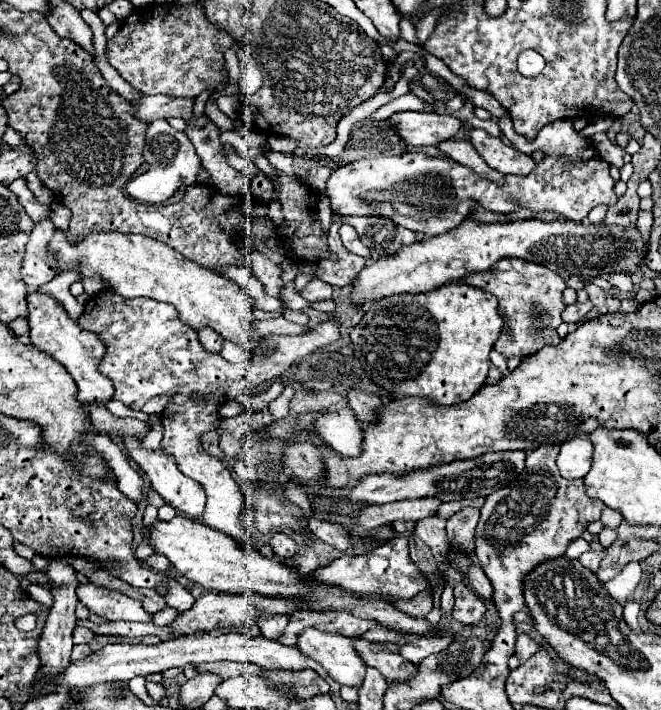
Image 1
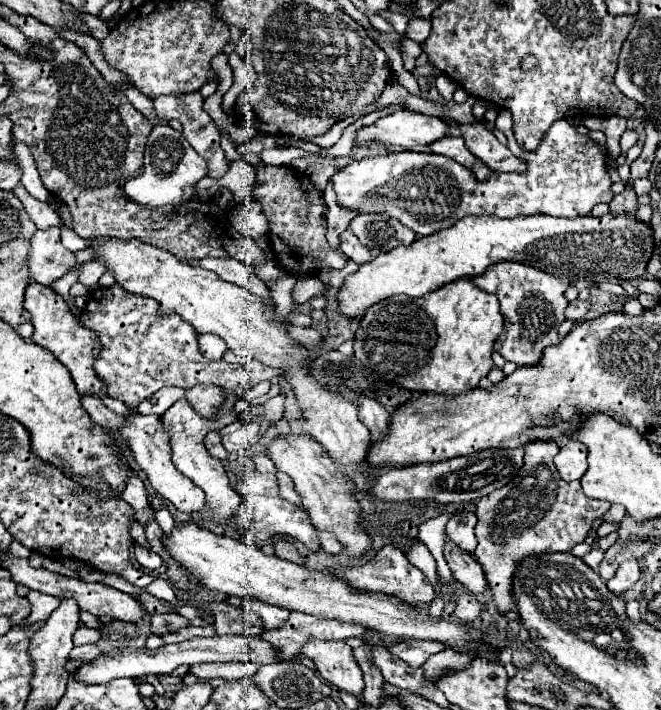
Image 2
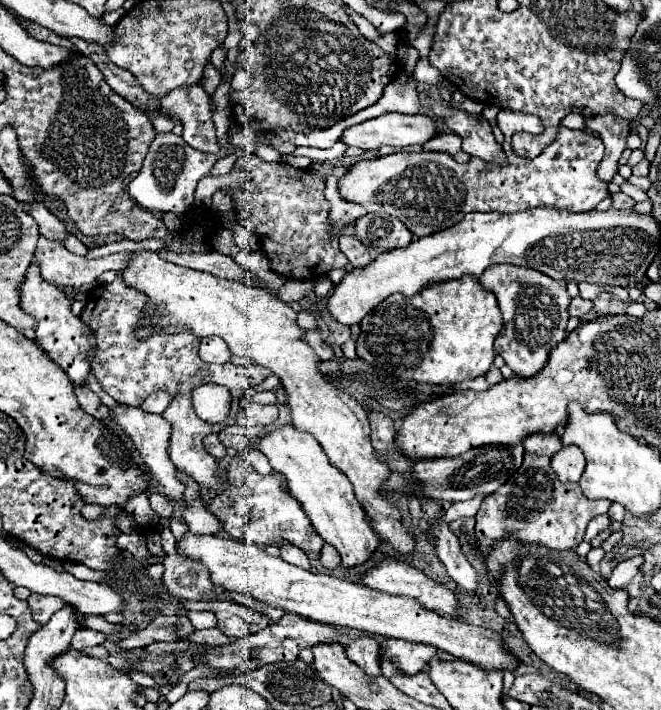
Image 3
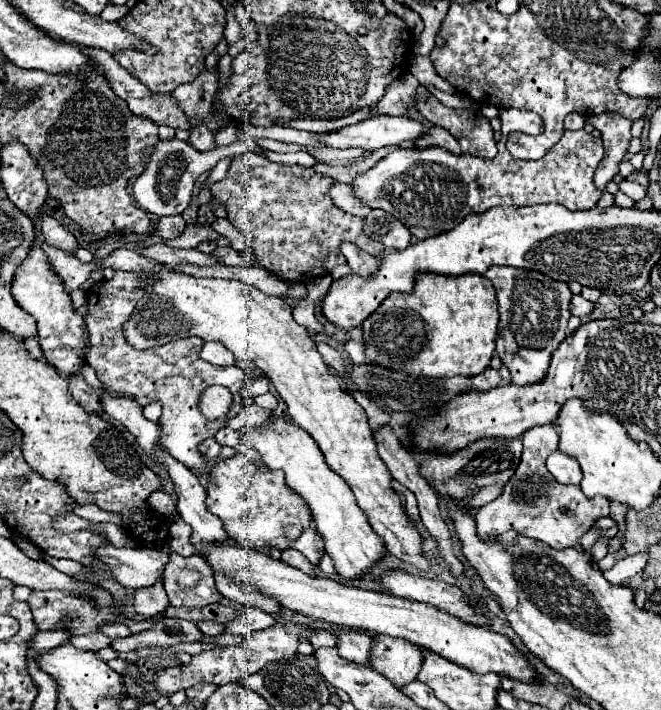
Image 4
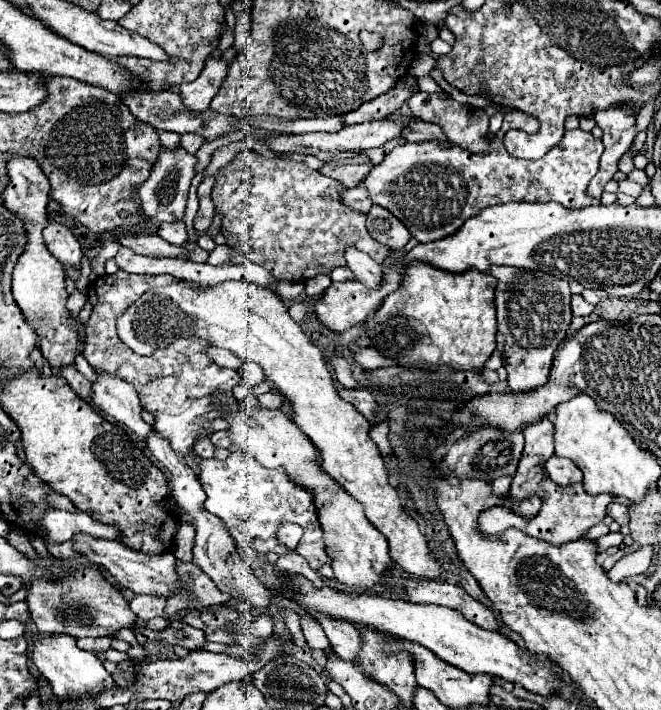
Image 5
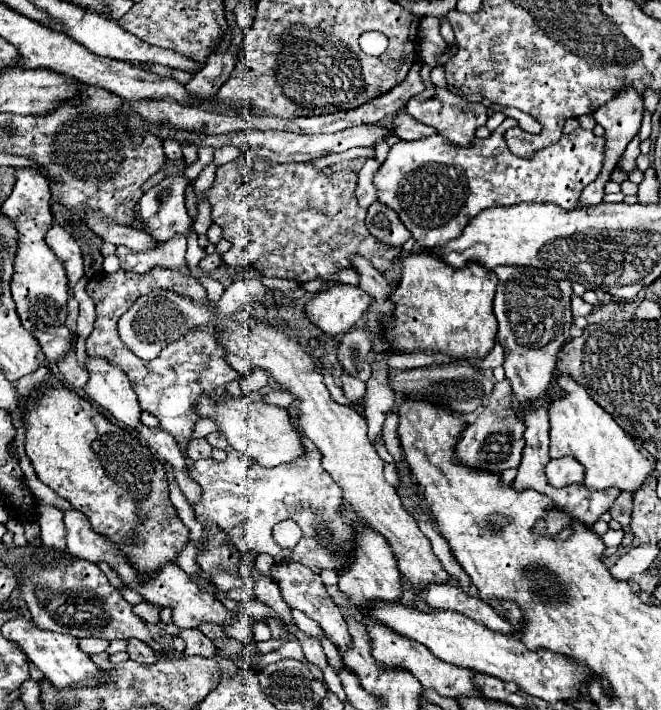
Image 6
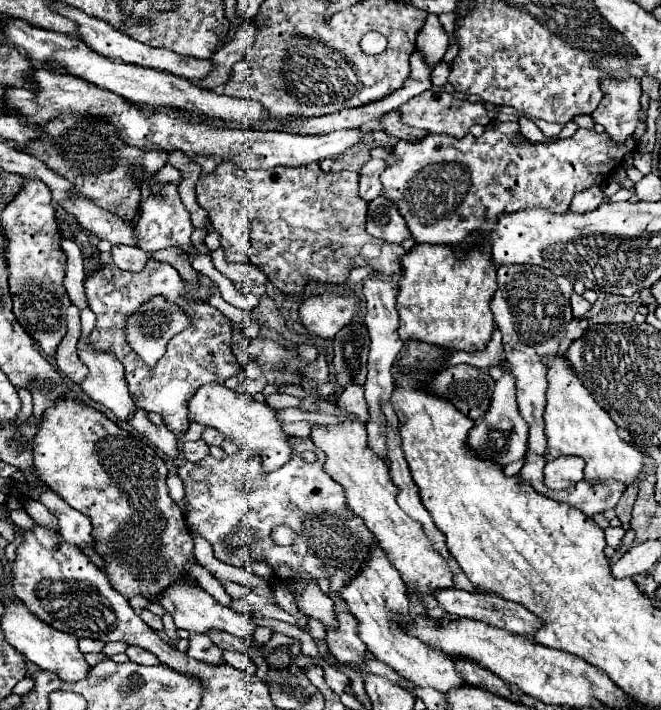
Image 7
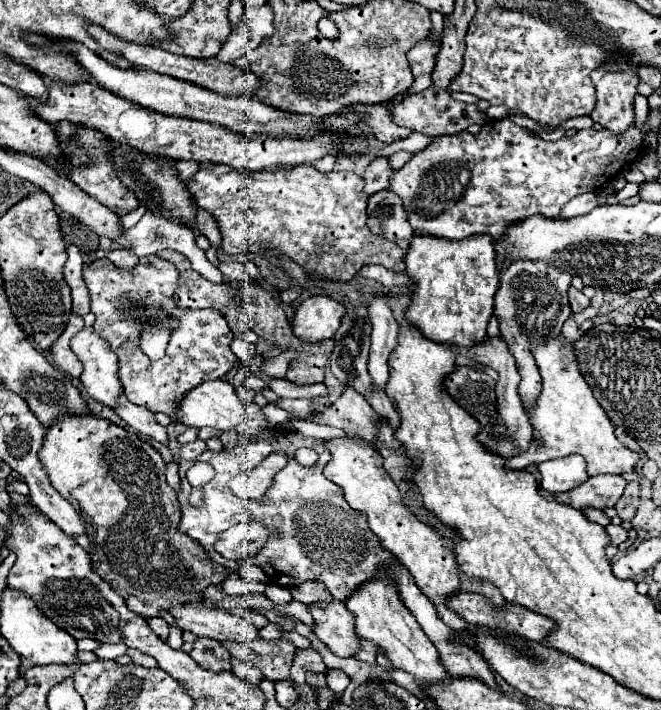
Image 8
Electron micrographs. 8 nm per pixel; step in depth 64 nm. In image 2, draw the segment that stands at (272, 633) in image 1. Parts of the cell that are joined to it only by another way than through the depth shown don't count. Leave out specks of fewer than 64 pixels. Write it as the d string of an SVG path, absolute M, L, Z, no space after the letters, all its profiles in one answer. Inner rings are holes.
M252 602L252 608L260 614L260 618L262 618L262 622L264 622L264 630L266 630L266 632L280 628L280 626L288 620L288 614L290 614L290 610L288 610L288 608L268 606L268 604L262 604L262 602Z

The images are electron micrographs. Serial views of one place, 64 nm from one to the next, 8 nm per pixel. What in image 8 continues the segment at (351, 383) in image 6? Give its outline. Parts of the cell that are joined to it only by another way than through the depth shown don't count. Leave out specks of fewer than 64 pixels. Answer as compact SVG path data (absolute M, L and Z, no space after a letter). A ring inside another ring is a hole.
M350 386L342 392L342 396L330 408L310 414L308 420L316 424L328 424L328 426L342 428L350 436L360 436L370 446L378 434L378 428L376 428L378 414L372 410L368 400Z

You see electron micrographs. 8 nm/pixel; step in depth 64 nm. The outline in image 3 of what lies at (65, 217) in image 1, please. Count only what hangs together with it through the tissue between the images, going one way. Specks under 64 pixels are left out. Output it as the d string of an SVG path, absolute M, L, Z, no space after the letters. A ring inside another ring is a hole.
M68 234L66 236L66 240L64 240L64 246L70 250L70 252L74 252L74 254L80 254L80 256L84 256L86 252L88 252L88 246L84 246L74 234Z

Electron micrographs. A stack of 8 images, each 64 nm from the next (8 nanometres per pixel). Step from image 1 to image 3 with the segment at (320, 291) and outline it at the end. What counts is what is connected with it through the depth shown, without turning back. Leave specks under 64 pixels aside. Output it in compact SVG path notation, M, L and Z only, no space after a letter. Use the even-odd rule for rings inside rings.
M288 280L284 284L284 288L278 292L280 300L292 304L292 302L300 302L306 298L308 292L312 292L316 286L314 280Z

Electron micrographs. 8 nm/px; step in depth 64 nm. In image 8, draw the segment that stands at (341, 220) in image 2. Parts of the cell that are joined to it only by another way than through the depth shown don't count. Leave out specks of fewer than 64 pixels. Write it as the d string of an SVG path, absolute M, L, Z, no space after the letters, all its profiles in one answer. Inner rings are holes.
M376 158L366 166L364 172L364 194L372 196L380 190L384 190L388 186L388 176L390 176L392 168L388 164L388 158Z

